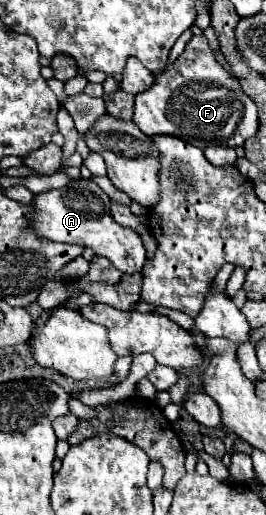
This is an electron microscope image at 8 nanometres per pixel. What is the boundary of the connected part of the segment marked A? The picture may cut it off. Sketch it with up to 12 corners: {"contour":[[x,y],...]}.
{"contour":[[92,180],[34,196],[34,230],[136,274],[146,250]]}

